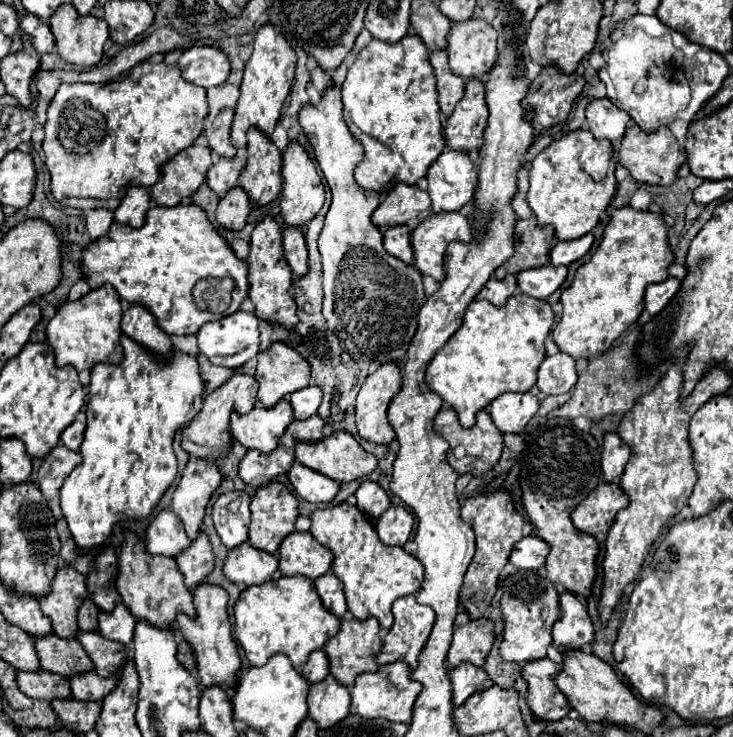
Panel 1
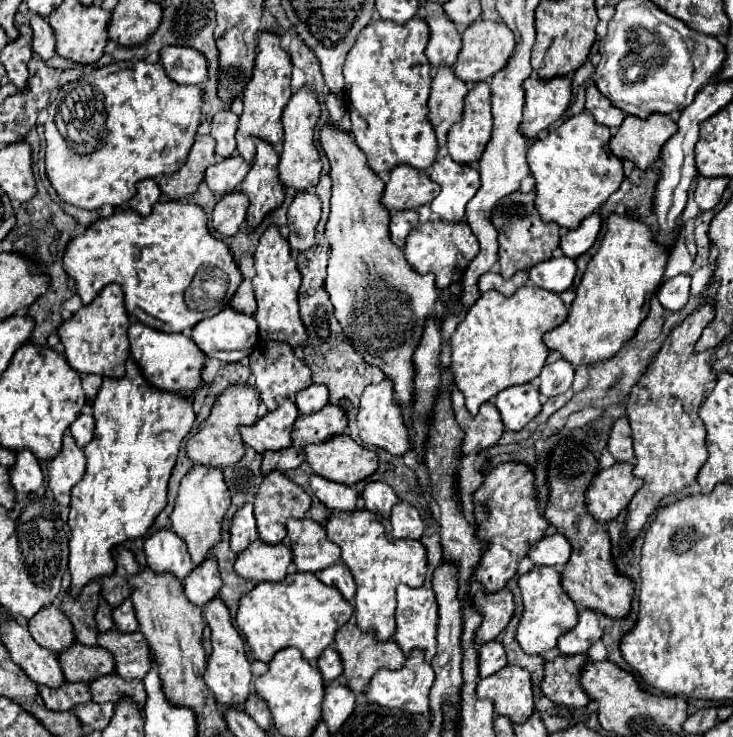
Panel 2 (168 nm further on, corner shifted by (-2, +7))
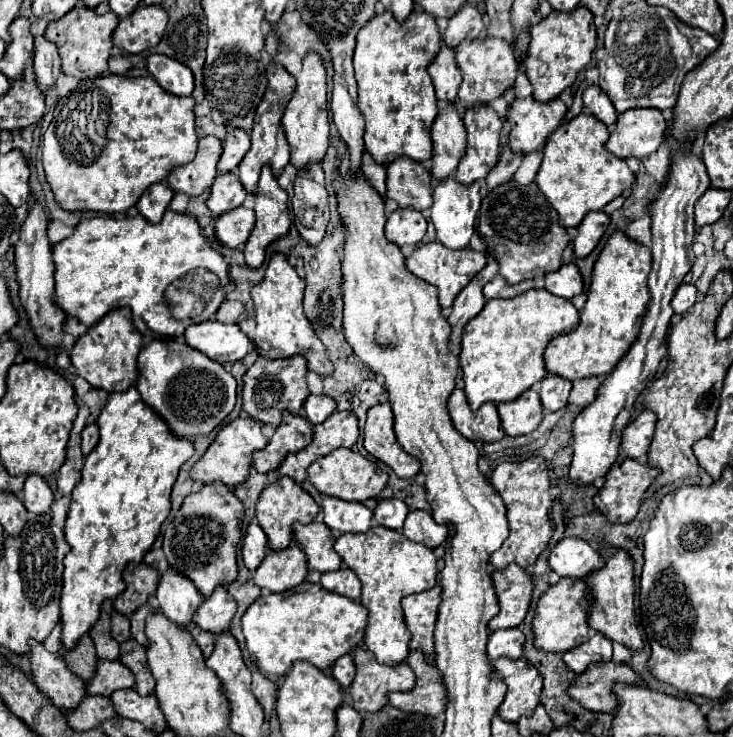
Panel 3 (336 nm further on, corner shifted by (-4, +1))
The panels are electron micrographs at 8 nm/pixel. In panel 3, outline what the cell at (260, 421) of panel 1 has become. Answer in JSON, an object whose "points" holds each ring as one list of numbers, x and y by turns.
{"points":[[283,413,281,425,275,429,275,435,265,449,253,453,253,467,259,473,269,473,279,467,279,463,289,455,305,449,313,441,313,427,305,417,295,417]]}

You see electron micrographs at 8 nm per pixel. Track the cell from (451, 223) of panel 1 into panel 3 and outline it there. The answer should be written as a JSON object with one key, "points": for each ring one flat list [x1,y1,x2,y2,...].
{"points":[[439,241,427,243,427,245,419,245,413,255,407,259,407,269,437,287,439,293,439,305,441,309,447,309,453,305,453,299,457,297,457,293,487,265,487,257,483,251,473,251,473,249,461,249,461,251,451,251,447,247,443,247]]}

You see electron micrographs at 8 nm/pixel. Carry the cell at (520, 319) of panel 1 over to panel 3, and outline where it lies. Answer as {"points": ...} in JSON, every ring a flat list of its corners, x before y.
{"points":[[565,263,555,273,545,275,545,289,529,289,515,299,489,299,483,311,467,323,459,365,473,411,487,401,513,401,547,375,543,351,551,339,579,325,579,311,567,301,579,293,583,293,583,277,575,263]]}

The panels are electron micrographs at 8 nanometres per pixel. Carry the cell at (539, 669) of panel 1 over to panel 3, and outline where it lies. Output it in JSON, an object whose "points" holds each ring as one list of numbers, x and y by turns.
{"points":[[609,661,591,665,585,673,577,675,577,681,569,689,569,693,589,711,613,713,617,709,617,697,613,693,615,683,637,685,643,683,643,679,629,665]]}

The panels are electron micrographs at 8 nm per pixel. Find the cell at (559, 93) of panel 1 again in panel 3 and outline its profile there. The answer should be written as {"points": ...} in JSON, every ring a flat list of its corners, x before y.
{"points":[[531,95,515,99,507,113,511,151,521,155,541,151,549,135,559,127,565,111,567,107,559,97,549,103,539,103]]}

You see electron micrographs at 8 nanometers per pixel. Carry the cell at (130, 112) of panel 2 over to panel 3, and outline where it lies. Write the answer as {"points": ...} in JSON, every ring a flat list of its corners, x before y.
{"points":[[149,55,147,69,81,81,69,95,59,99,53,109,51,125,43,133,43,167,61,209,99,211,109,215,127,211,139,201,149,185,163,181,175,167,181,167,195,157,195,101,193,97,187,97,193,93,193,73,167,55]]}

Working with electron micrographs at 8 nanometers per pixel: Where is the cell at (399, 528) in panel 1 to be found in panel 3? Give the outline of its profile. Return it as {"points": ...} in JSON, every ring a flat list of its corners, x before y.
{"points":[[411,511,405,519,403,535,415,543,423,543,435,549,447,541,449,525,435,523,435,519,427,511]]}

